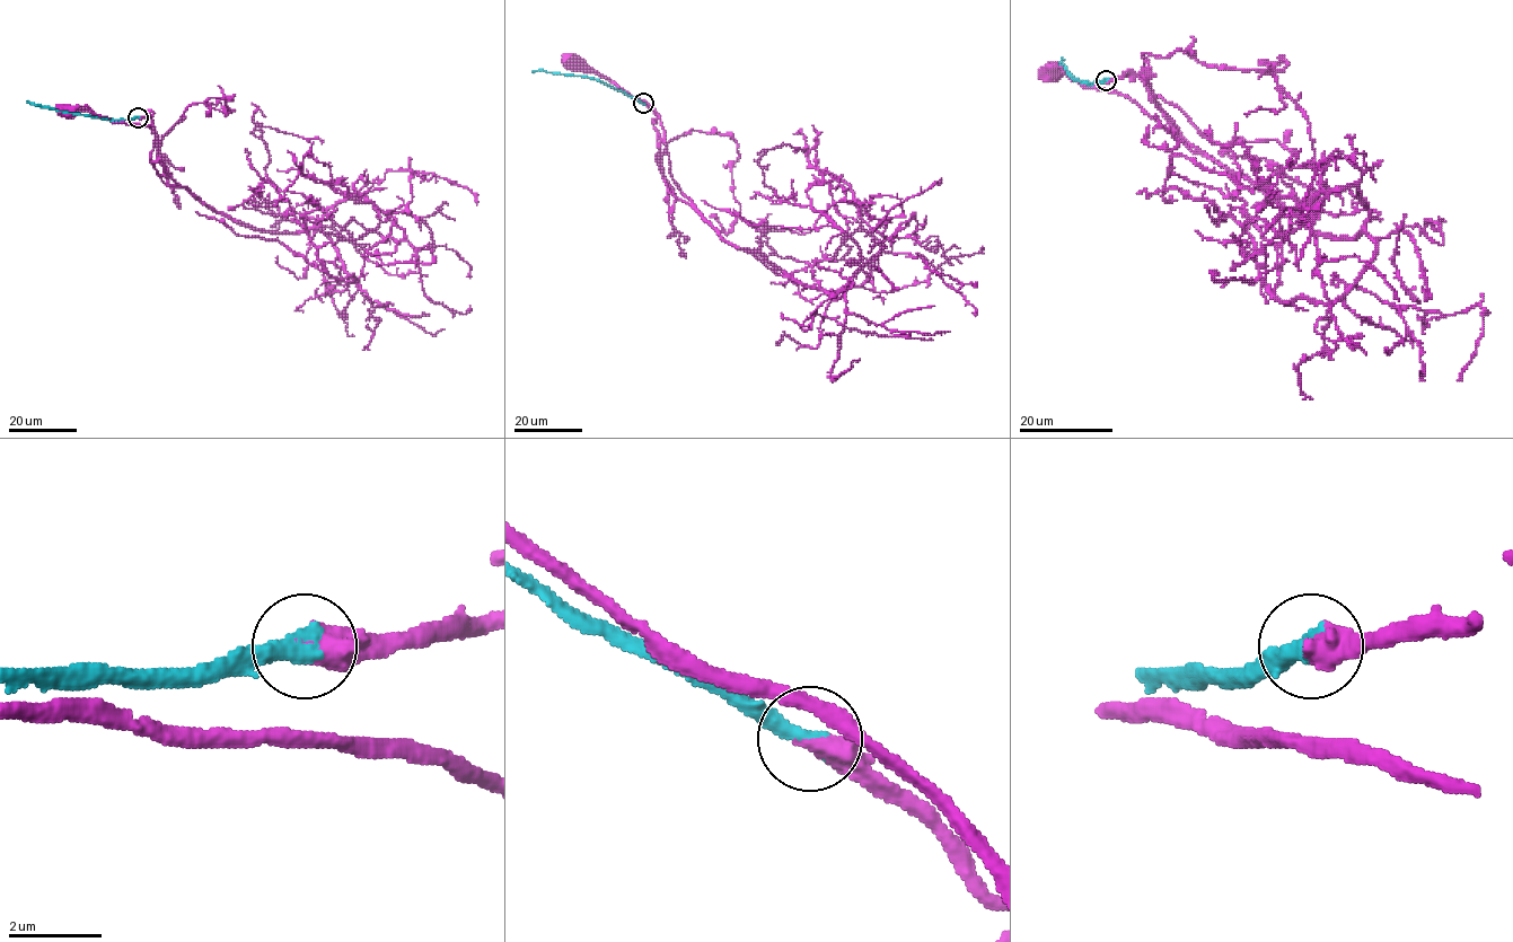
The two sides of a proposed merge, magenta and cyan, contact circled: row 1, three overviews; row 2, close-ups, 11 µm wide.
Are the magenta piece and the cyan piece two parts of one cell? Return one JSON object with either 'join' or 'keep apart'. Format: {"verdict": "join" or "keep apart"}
{"verdict": "join"}

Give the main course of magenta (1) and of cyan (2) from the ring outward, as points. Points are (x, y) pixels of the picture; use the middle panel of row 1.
1: (642, 103), (658, 116), (657, 161), (667, 188), (691, 204), (670, 175), (657, 113), (571, 63)
2: (642, 103), (587, 77), (531, 71)

